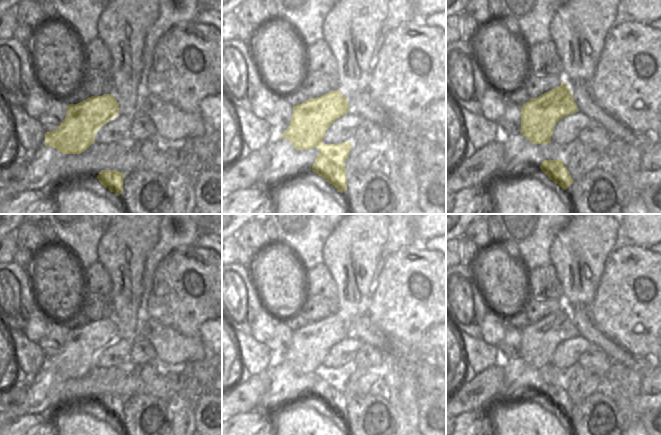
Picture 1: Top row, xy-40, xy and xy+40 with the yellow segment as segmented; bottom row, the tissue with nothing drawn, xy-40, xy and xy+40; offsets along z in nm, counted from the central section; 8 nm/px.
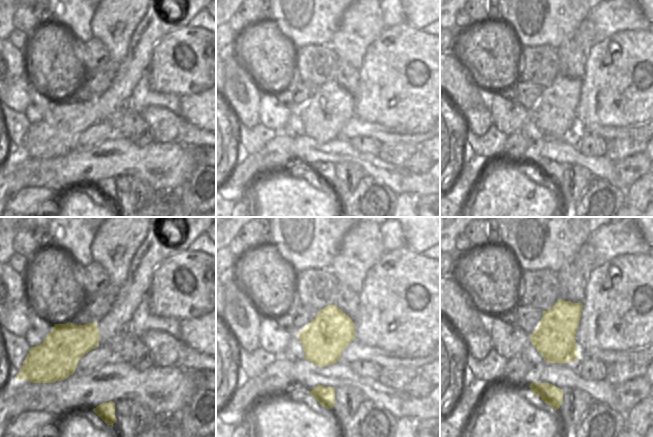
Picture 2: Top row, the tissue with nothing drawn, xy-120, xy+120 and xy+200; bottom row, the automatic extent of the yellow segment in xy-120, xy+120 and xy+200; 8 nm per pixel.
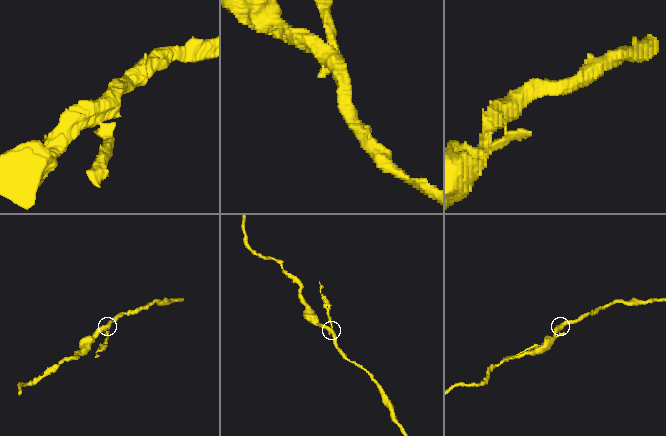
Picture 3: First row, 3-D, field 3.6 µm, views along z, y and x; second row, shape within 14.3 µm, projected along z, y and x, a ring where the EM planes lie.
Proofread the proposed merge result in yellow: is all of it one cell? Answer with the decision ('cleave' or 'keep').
cleave

